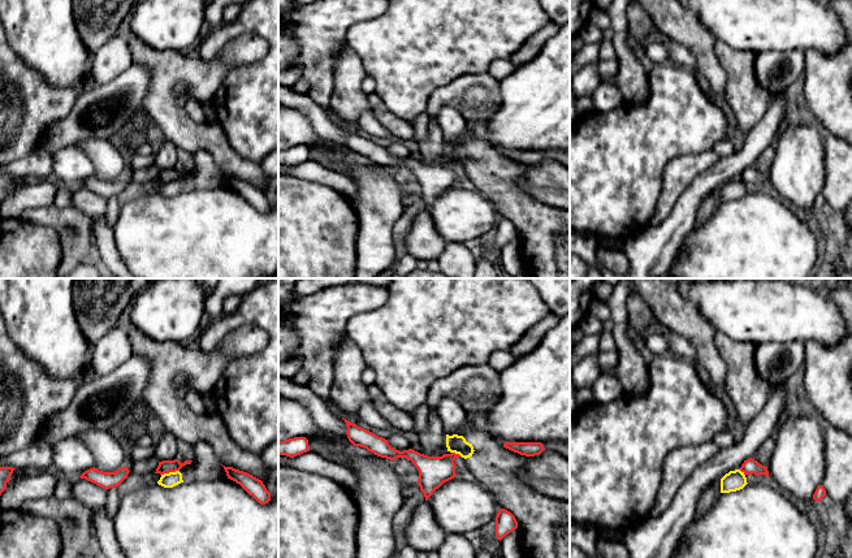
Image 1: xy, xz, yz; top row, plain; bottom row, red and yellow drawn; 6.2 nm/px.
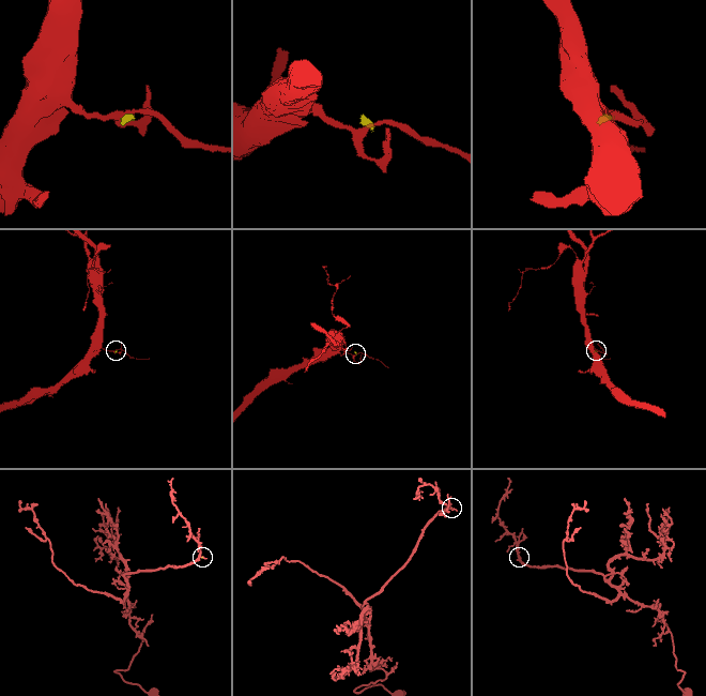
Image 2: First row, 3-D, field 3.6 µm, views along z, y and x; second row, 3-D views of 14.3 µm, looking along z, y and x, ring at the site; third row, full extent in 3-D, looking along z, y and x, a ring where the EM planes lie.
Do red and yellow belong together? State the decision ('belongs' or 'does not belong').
does not belong

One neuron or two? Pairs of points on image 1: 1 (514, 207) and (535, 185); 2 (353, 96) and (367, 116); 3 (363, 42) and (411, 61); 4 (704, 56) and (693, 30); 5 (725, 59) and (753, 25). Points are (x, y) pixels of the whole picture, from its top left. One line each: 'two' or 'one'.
1: two
2: two
3: one
4: one
5: two

